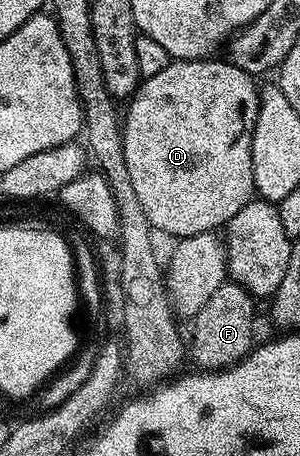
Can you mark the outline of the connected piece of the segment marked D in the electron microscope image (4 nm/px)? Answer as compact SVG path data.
M228 59L217 60L170 60L169 65L163 67L163 71L159 71L156 75L151 75L142 80L141 84L137 86L136 93L128 98L127 105L129 105L129 110L126 111L125 109L123 113L123 156L127 161L128 174L131 175L132 186L135 187L135 194L139 199L139 207L143 207L143 215L147 215L150 226L158 234L166 233L167 236L173 237L172 239L220 230L229 224L229 220L232 217L239 215L239 211L243 206L254 200L255 197L253 172L251 171L251 139L253 138L257 112L261 106L259 85L253 82L256 81L254 74L235 67Z

